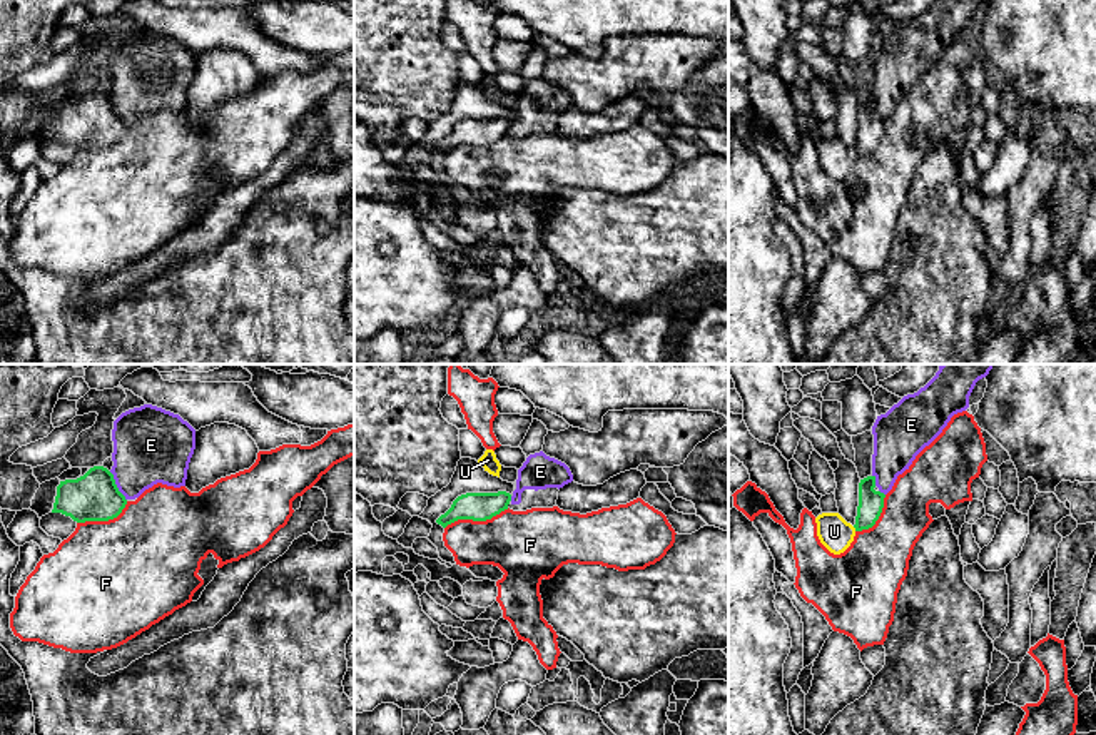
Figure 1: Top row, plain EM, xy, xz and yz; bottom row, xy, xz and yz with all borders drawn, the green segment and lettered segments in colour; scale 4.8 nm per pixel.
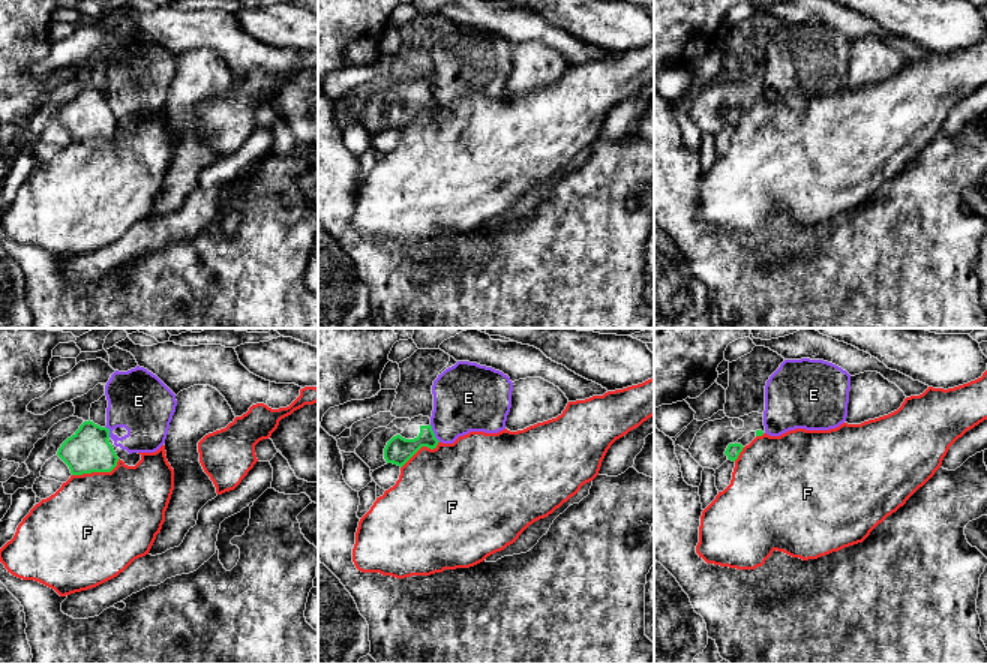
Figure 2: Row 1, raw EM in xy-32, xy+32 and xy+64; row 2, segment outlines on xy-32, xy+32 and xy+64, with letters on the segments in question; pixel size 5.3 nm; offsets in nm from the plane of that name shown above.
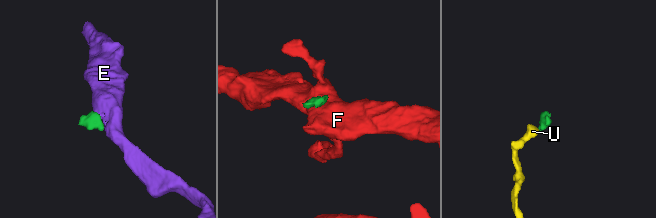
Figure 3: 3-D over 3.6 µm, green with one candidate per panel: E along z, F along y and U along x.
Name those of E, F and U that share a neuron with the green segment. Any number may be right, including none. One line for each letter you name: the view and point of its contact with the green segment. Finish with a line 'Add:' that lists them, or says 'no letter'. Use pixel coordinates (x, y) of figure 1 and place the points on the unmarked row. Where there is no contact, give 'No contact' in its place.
U: Touches green at yz (854, 152)
Add: U

